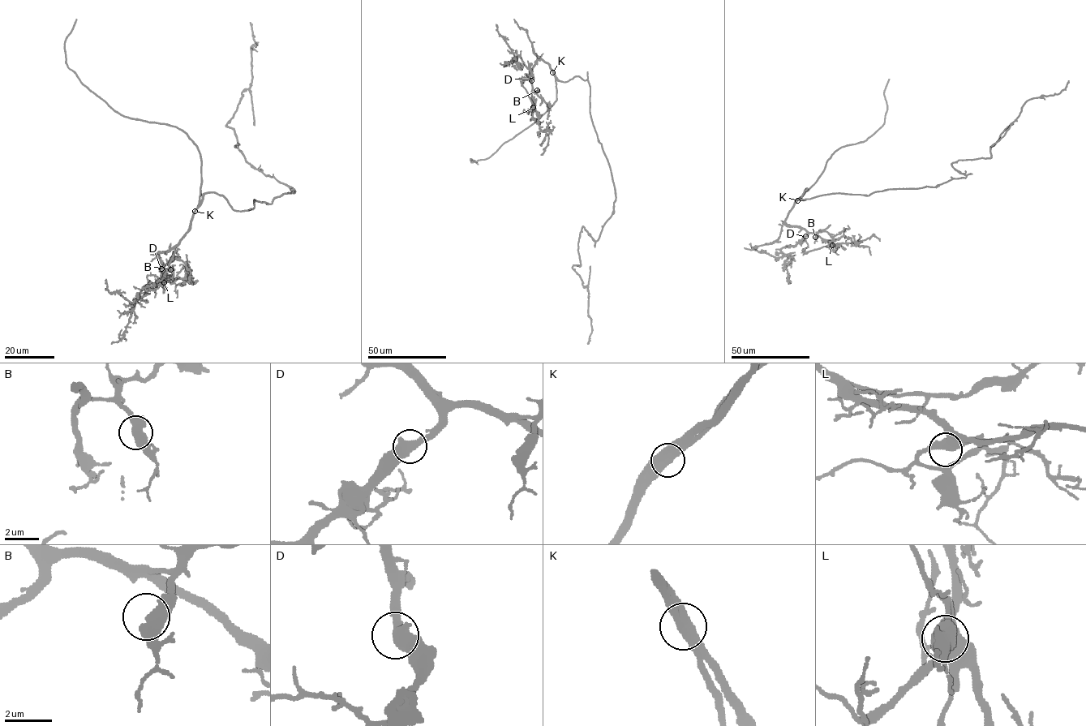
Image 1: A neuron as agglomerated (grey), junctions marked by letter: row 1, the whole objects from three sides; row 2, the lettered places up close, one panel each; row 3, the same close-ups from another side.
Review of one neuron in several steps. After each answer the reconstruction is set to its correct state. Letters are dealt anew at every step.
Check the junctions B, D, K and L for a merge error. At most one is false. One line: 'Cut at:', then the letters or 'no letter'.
Cut at: no letter

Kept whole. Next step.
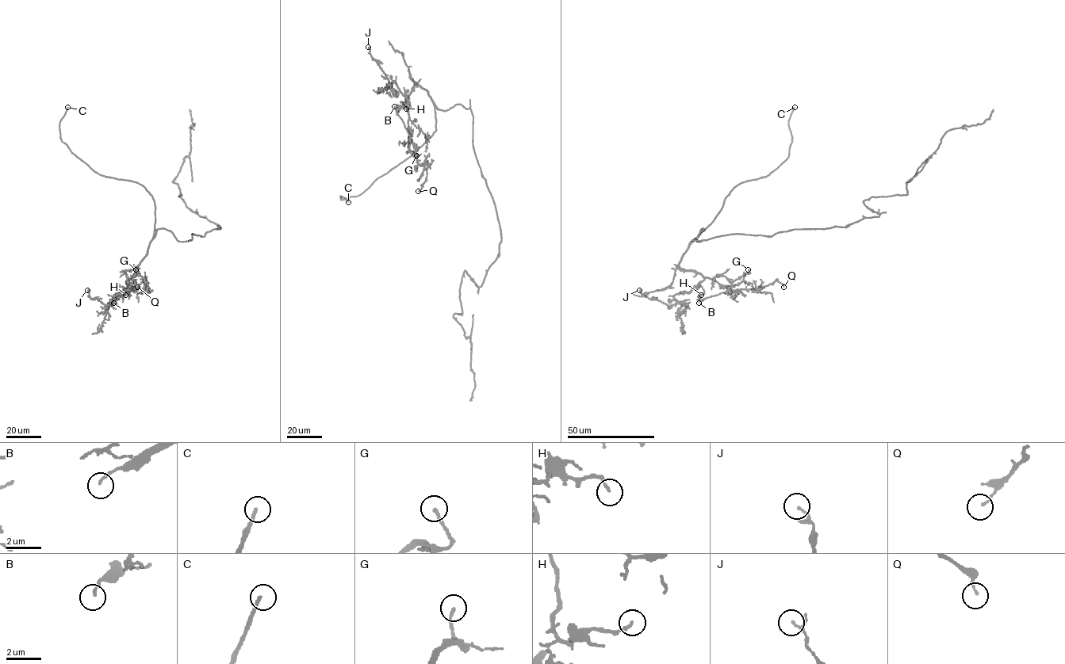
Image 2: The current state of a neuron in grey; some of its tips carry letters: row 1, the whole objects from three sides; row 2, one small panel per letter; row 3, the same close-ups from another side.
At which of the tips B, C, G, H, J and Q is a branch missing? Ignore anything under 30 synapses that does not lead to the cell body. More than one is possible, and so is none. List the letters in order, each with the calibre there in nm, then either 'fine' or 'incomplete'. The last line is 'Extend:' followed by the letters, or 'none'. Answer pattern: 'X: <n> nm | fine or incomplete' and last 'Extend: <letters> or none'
B: 140 nm | fine
C: 180 nm | incomplete
G: 170 nm | fine
H: 130 nm | fine
J: 90 nm | fine
Q: 110 nm | fine
Extend: C

